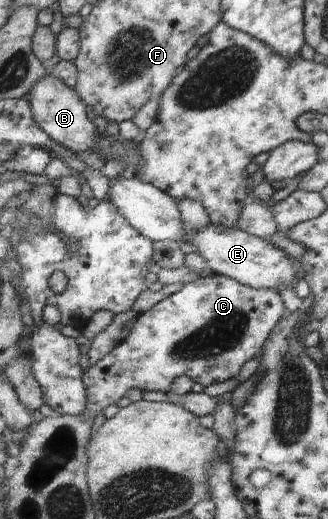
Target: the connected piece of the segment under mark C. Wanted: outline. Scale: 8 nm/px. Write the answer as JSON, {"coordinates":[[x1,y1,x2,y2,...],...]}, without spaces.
{"coordinates":[[207,273,197,281,185,284,179,292,169,295,141,314,129,337,106,358,85,372,88,413,102,414,107,406,117,406,132,389,168,393,180,377,187,376,204,387,235,379,243,370,245,362,249,362,261,352,261,348,271,336,271,330,280,324,283,314,285,304,281,294,275,289,249,287,218,273]]}

